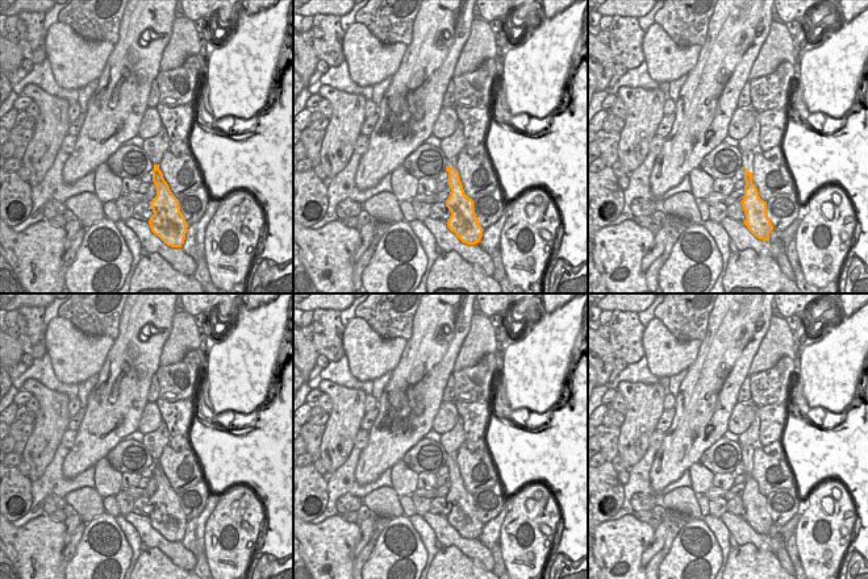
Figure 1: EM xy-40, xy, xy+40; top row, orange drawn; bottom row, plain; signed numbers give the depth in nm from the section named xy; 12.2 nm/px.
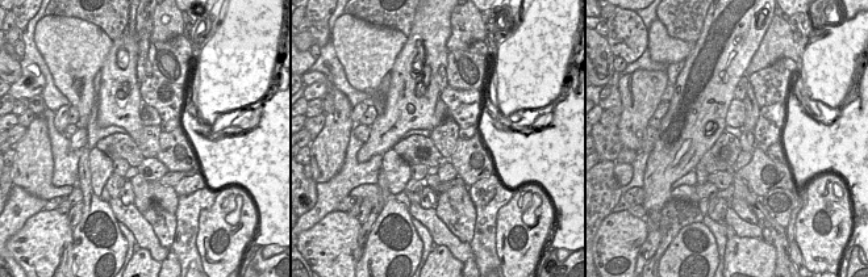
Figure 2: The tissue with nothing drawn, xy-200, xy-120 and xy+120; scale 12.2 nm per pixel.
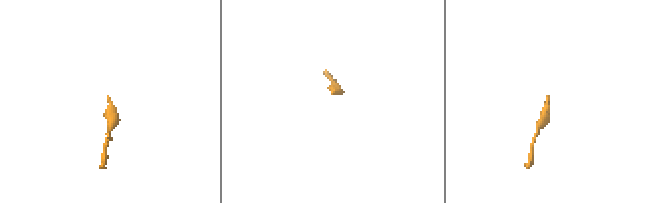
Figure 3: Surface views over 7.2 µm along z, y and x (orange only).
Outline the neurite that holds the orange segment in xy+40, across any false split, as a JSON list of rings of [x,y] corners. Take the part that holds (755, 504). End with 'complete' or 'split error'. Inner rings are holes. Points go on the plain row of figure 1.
[[[742,462],[734,470],[734,475],[744,475],[744,491],[740,496],[746,515],[747,524],[759,534],[769,536],[769,528],[773,520],[767,511],[767,496],[761,495],[756,480],[752,478],[752,468],[746,462]]]; split error

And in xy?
[[[447,462],[437,472],[438,476],[448,476],[451,483],[446,495],[446,501],[451,505],[447,521],[455,530],[467,540],[476,540],[483,532],[483,522],[479,518],[473,504],[473,495],[470,493],[463,484],[459,467],[454,462]]]; split error

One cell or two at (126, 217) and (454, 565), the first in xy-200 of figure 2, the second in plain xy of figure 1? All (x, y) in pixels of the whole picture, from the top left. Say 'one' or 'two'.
two

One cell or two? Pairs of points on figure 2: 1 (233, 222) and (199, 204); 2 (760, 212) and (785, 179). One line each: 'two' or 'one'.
1: two
2: two

